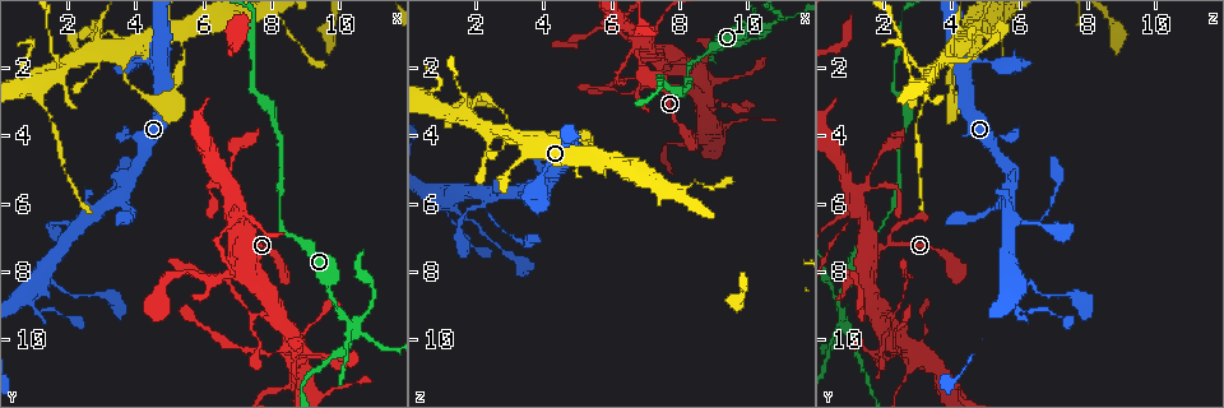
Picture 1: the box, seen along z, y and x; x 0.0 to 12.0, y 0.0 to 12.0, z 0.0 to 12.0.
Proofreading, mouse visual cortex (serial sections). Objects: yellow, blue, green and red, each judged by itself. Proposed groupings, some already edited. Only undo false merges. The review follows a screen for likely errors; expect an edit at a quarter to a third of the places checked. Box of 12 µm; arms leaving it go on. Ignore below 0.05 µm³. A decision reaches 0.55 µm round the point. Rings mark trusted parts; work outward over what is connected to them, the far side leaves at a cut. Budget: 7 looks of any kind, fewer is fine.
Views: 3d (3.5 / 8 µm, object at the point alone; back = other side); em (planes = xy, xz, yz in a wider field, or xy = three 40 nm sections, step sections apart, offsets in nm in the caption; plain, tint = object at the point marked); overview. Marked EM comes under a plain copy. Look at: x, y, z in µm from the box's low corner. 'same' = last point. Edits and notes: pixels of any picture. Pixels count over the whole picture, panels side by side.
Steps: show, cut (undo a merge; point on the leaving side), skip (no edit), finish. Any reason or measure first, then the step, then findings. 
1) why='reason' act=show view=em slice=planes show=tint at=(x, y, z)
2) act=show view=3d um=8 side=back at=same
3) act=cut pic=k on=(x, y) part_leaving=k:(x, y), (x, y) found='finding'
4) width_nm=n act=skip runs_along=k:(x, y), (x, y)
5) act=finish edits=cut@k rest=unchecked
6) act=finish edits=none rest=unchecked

why='branch point' act=show view=3d um=8 at=(7.4, 7.3, 2.0)

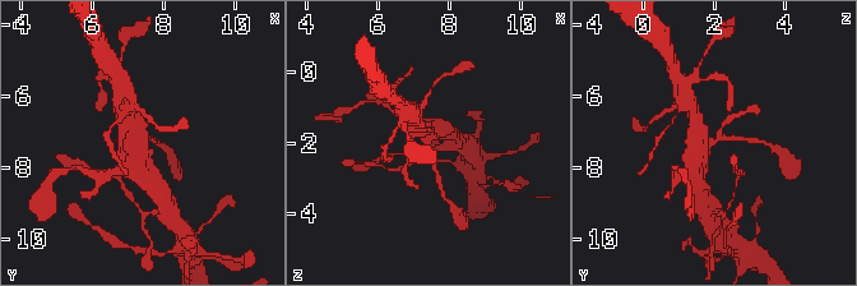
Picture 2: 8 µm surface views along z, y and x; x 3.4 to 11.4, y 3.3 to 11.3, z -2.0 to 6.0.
why='shape alone is not enough' act=show view=em slice=xy step=3 show=tint at=(7.4, 7.3, 1.9)

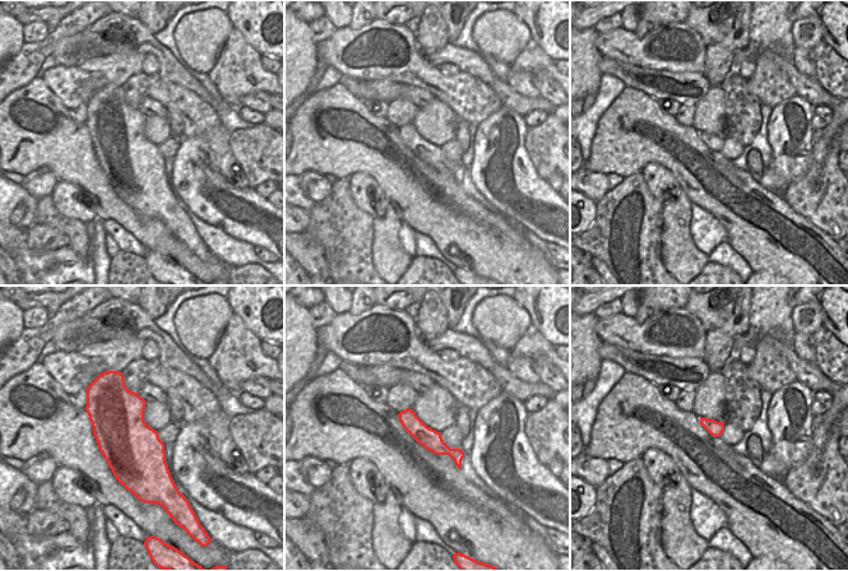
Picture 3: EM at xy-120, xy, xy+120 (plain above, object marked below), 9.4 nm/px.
width_nm=200 act=skip runs_along=2:(745, 139), (721, 138), (705, 147), (699, 176) found='all the same cell'

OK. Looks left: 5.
why='arms part here' act=show view=3d um=3.5 at=(8.1, 9.3, 1.7)

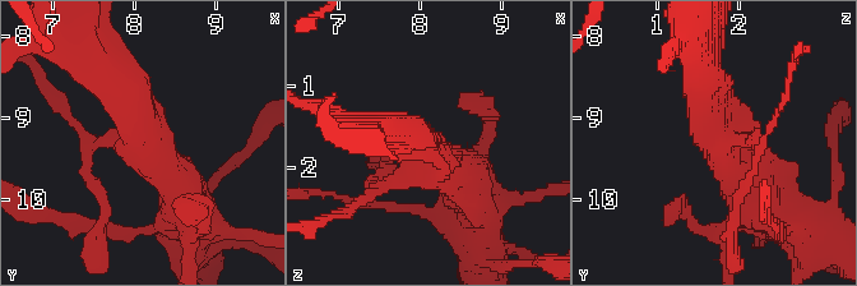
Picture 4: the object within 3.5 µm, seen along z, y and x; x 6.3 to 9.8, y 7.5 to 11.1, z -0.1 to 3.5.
arms=3 arm_widths_nm=150,450,450 why='need the tissue' act=show view=em slice=planes show=tint at=(8.10, 9.25, 1.70)

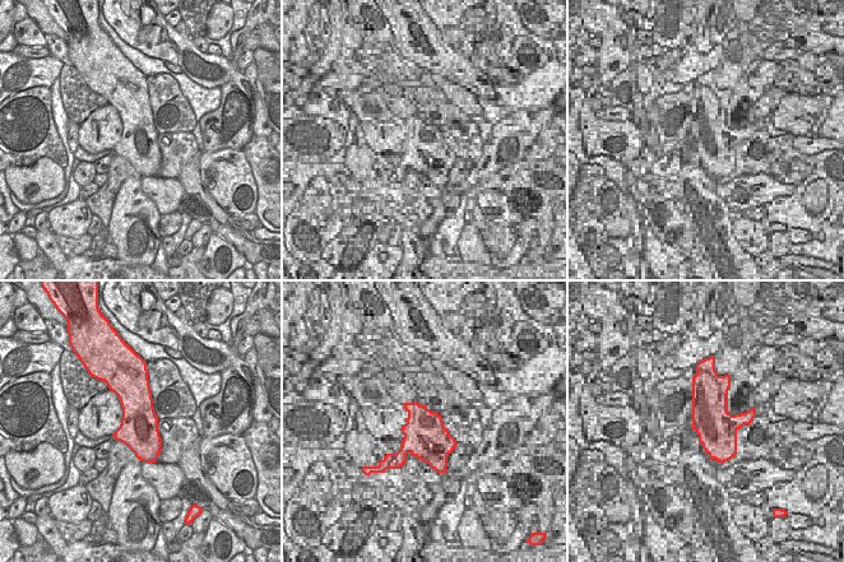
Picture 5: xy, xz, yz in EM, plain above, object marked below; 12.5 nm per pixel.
width_nm=480 act=cut pic=4 on=(87, 178) part_leaving=4:(114, 142), (95, 142), (40, 70) found='two cells meet here'

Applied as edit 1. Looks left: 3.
act=finish edits=cut@4 rest=unchecked

